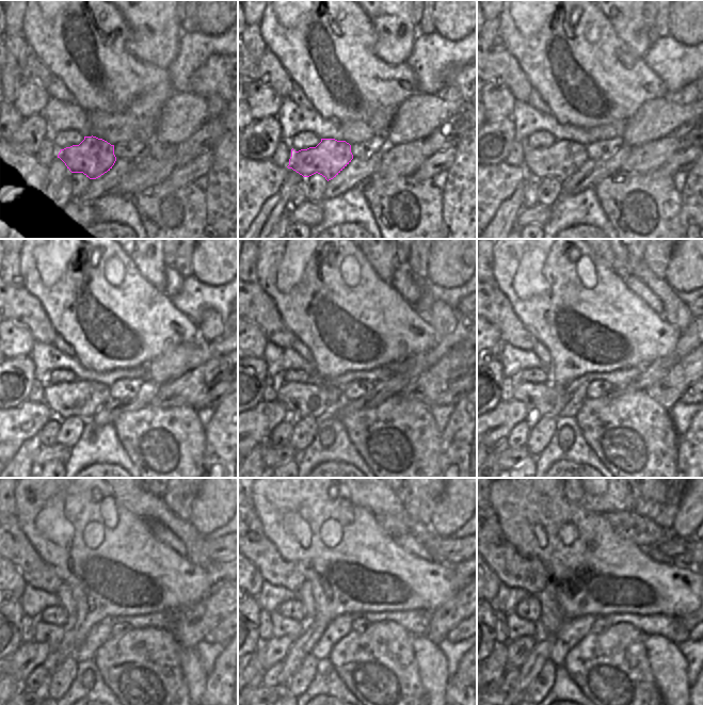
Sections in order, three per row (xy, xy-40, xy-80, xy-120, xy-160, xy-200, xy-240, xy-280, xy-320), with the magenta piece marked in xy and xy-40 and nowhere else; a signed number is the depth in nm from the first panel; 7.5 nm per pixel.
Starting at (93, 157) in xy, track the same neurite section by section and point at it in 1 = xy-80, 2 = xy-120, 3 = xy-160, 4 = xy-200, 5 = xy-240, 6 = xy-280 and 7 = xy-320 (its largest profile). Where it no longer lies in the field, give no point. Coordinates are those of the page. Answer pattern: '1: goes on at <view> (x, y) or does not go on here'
1: goes on at xy-80 (562, 159)
2: goes on at xy-120 (82, 398)
3: goes on at xy-160 (314, 398)
4: goes on at xy-200 (541, 400)
5: goes on at xy-240 (43, 631)
6: goes on at xy-280 (281, 626)
7: goes on at xy-320 (517, 627)

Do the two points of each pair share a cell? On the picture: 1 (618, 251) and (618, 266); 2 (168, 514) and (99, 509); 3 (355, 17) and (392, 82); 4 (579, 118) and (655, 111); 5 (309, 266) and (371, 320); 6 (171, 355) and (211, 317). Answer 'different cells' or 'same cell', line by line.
1: same cell
2: different cells
3: same cell
4: different cells
5: same cell
6: different cells

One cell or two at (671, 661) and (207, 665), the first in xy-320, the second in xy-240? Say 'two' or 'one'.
two

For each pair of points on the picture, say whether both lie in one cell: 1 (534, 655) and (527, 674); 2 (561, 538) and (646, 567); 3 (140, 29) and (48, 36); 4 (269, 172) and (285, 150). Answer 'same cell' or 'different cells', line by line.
1: same cell
2: same cell
3: different cells
4: different cells

